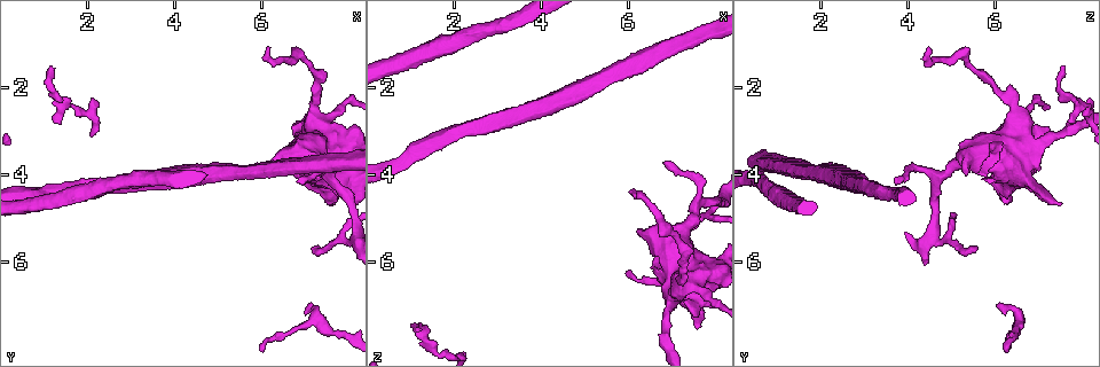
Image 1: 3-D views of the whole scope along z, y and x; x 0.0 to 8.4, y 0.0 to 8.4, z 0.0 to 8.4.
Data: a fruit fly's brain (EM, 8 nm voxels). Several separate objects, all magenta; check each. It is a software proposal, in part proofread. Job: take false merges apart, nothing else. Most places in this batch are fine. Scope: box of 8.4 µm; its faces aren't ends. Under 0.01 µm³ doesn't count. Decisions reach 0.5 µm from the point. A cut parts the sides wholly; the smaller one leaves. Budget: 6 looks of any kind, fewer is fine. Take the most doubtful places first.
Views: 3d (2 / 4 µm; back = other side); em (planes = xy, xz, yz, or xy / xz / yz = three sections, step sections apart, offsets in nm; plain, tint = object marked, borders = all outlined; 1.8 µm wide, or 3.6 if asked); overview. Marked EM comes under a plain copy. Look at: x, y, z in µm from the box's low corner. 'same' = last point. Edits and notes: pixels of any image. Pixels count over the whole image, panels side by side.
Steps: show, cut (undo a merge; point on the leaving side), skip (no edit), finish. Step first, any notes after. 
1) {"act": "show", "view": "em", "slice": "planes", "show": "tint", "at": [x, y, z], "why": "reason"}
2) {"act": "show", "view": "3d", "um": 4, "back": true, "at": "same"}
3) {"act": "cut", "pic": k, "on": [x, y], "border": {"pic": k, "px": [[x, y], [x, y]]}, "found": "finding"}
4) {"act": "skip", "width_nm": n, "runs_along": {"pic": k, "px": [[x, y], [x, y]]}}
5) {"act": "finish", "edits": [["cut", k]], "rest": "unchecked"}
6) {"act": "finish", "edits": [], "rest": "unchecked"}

{"act": "show", "view": "3d", "um": 4, "at": [1.40, 2.30, 7.85], "why": "abrupt turn"}

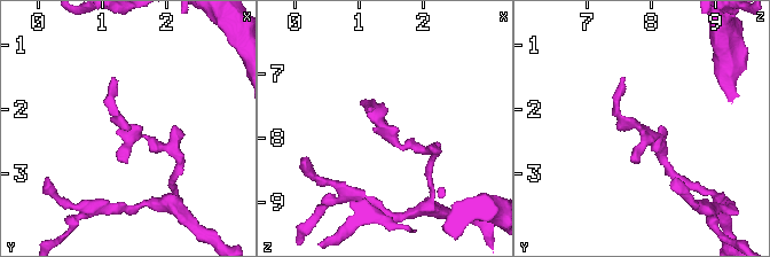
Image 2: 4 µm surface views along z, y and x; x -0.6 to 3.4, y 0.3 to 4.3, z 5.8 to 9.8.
{"act": "show", "view": "em", "slice": "planes", "show": "borders", "at": [1.40, 2.30, 7.85], "why": "now the EM"}

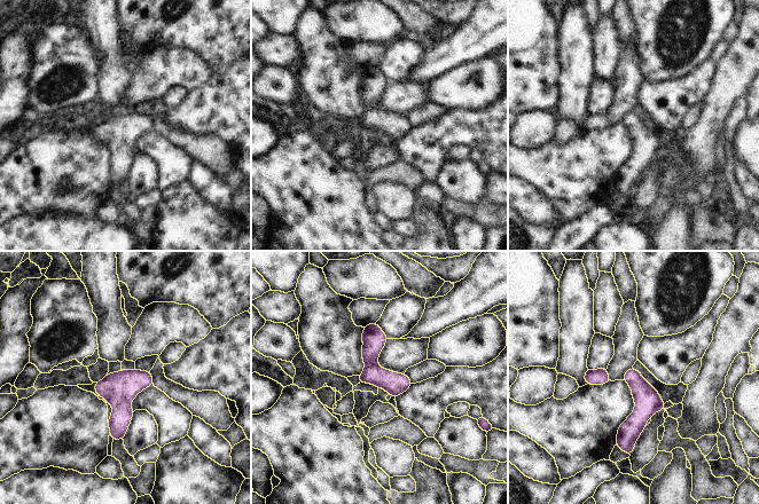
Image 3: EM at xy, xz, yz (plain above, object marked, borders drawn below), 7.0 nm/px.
{"act": "skip", "runs_along": {"pic": 3, "px": [[633, 371], [641, 415], [625, 447]]}, "found": "continuous, no second neuron"}

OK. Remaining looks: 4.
{"act": "show", "view": "em", "slice": "xz", "step": 16, "show": "tint", "at": [7.90, 5.25, 4.95], "why": "abrupt turn"}

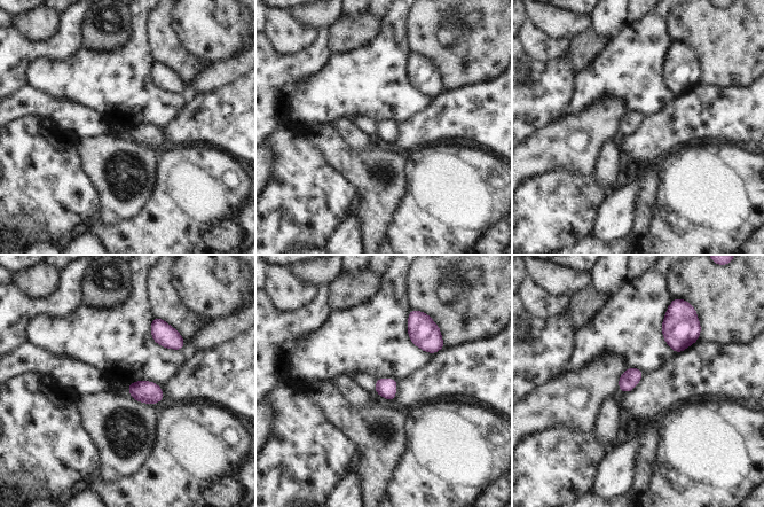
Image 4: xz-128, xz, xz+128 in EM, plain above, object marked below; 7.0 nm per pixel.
{"act": "show", "view": "em", "slice": "planes", "show": "tint", "at": "same", "why": "another direction"}

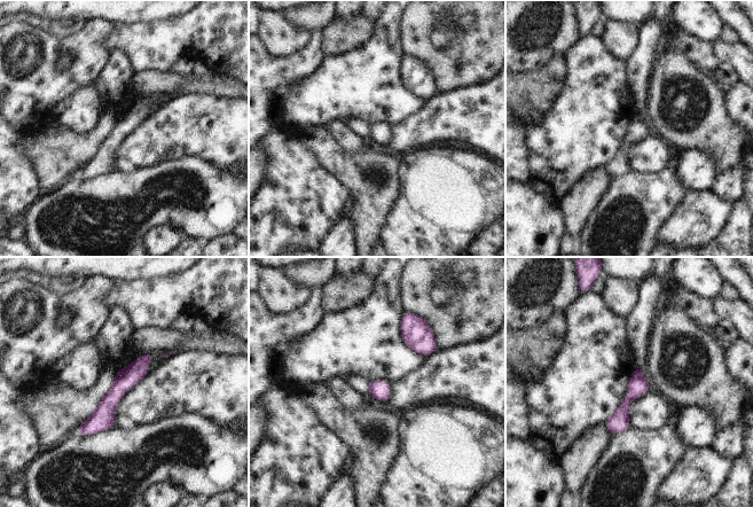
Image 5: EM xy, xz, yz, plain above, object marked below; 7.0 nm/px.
{"act": "skip", "width_nm": 140, "runs_along": {"pic": 5, "px": [[148, 356], [83, 431]]}, "found": "continuous, no second neuron"}

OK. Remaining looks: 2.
{"act": "show", "view": "em", "um": 3.6, "slice": "planes", "show": "tint", "at": [7.45, 3.25, 6.00], "why": "sudden change in width"}

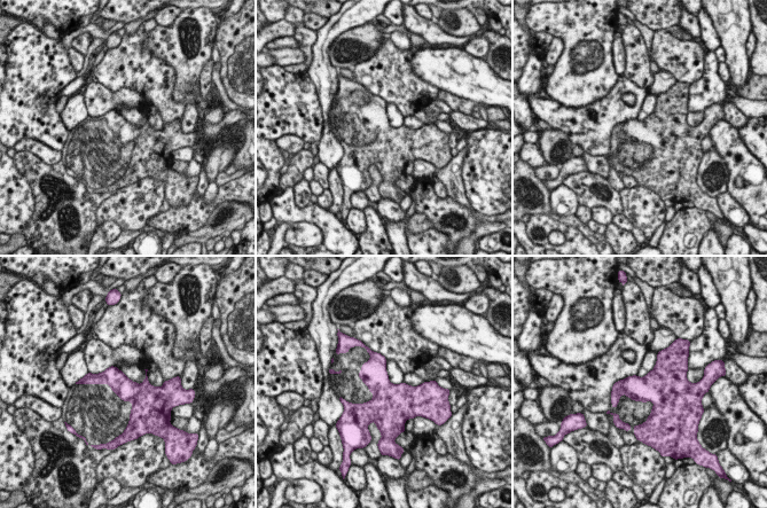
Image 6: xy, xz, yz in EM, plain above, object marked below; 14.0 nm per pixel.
{"act": "skip", "found": "continuous, no second neuron"}

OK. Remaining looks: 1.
{"act": "finish", "edits": [], "rest": "unchecked"}

